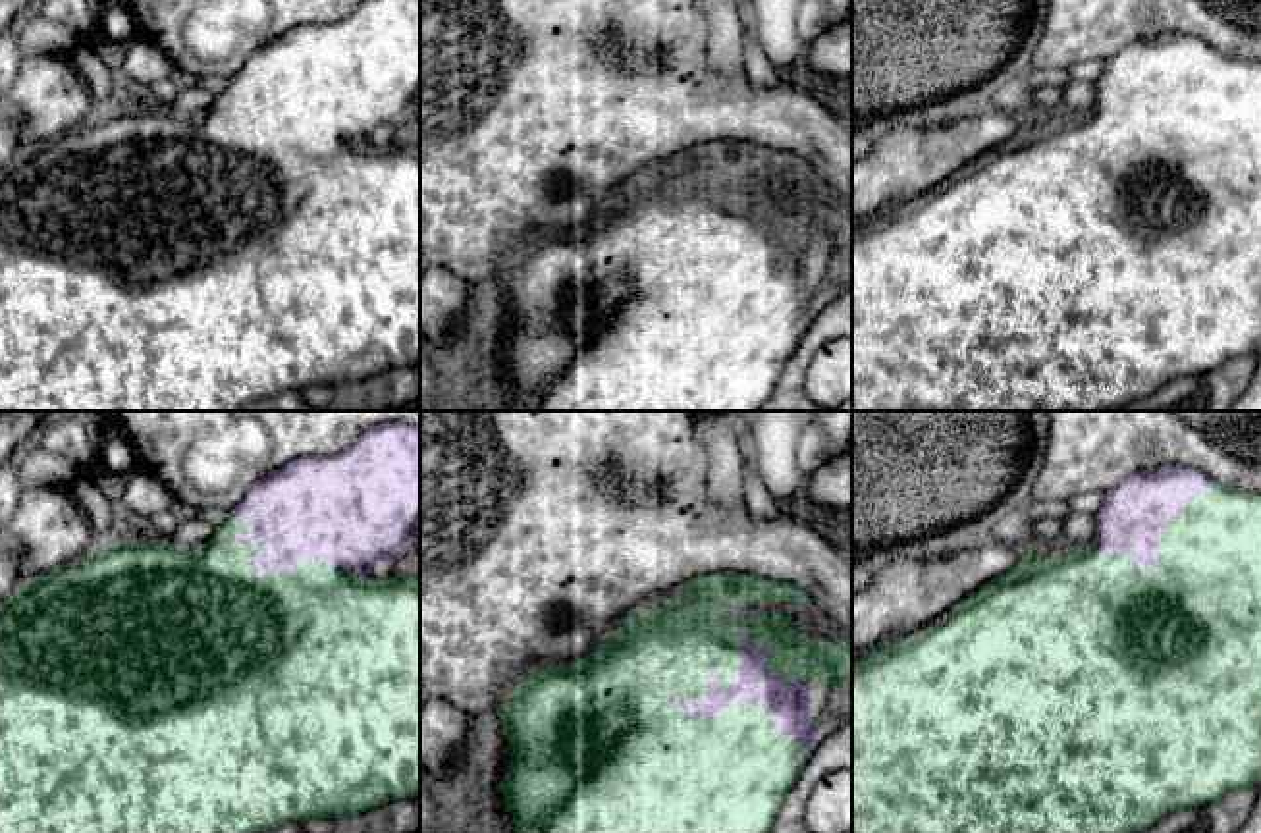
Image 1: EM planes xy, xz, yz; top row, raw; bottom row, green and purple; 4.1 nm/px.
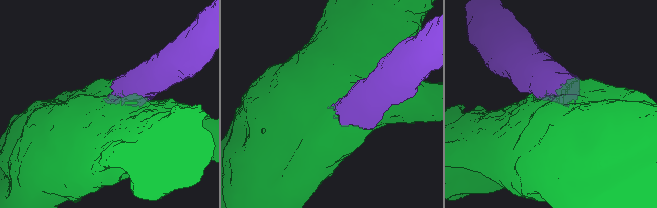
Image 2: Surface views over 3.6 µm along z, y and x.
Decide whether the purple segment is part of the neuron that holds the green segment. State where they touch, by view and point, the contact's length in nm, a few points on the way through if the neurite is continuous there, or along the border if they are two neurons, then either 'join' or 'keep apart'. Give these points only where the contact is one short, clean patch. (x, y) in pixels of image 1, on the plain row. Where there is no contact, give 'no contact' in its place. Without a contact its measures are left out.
xz (733, 270) | 650 nm | join

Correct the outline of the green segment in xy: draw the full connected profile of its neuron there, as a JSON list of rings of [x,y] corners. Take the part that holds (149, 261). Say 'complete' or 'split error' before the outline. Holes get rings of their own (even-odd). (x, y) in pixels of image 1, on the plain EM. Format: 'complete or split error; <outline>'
split error; [[[362,0],[347,17],[334,23],[297,25],[255,48],[216,94],[214,104],[199,118],[168,110],[112,110],[91,123],[46,145],[23,152],[0,175],[0,411],[239,411],[243,405],[283,391],[303,391],[310,386],[359,382],[397,366],[420,364],[420,148],[395,143],[380,150],[368,141],[386,125],[401,125],[411,118],[411,106],[420,89],[420,0]]]

